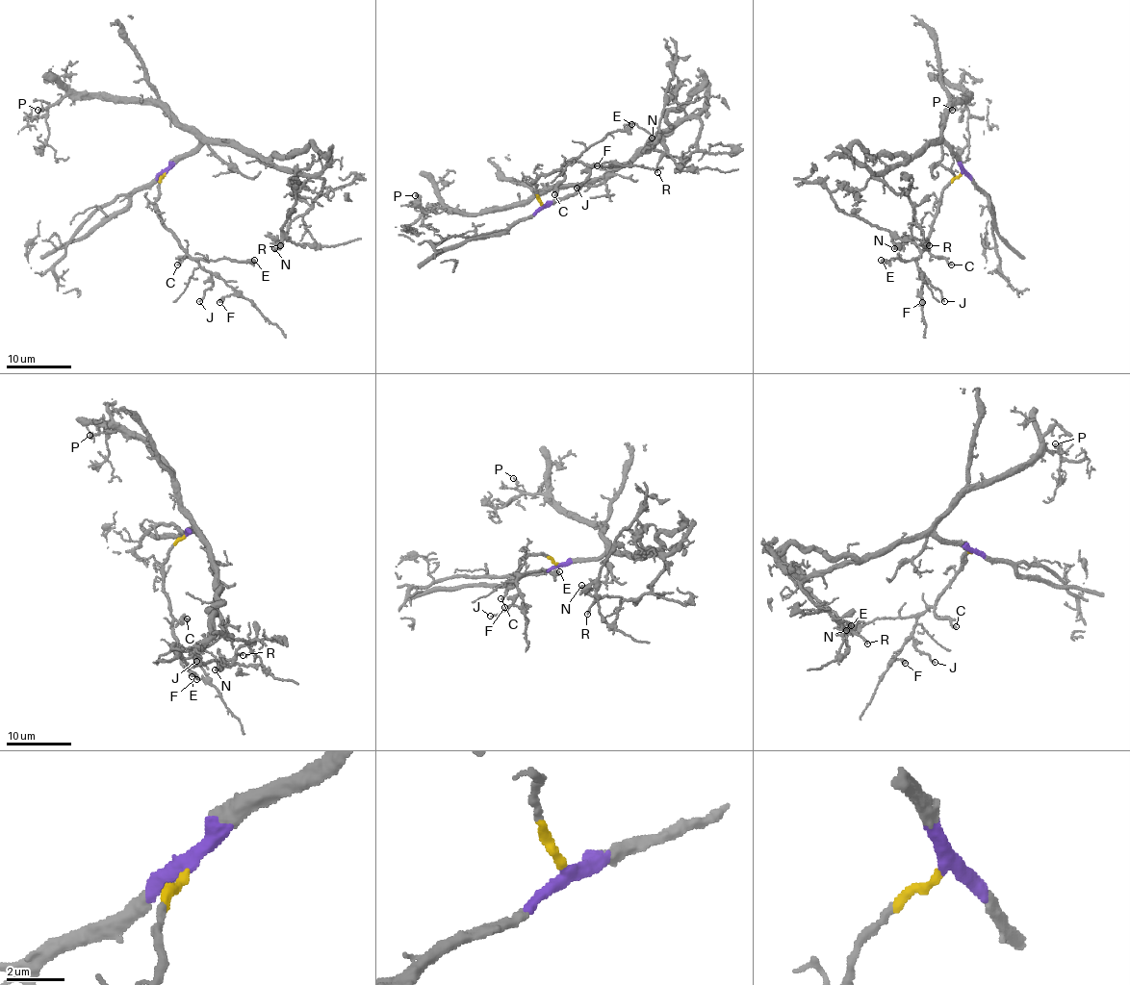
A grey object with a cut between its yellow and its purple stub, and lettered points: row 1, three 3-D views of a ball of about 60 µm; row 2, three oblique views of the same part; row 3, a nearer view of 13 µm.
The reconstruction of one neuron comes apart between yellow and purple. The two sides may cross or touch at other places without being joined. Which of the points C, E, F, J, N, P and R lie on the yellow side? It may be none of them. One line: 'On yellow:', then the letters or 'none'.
On yellow: C, E, F, J

